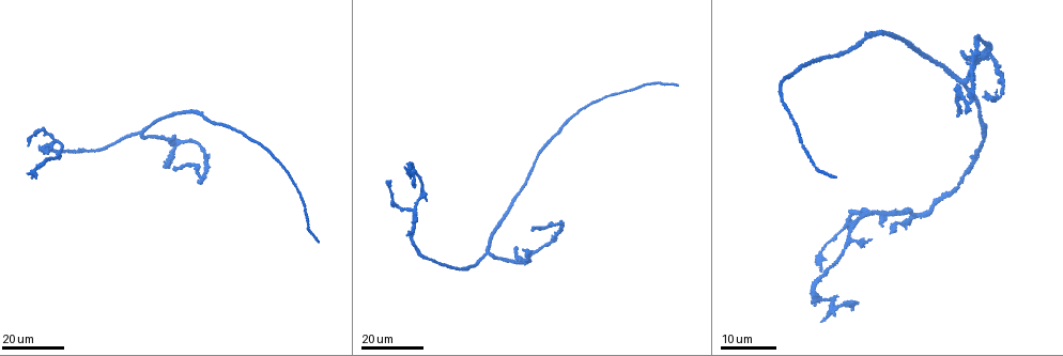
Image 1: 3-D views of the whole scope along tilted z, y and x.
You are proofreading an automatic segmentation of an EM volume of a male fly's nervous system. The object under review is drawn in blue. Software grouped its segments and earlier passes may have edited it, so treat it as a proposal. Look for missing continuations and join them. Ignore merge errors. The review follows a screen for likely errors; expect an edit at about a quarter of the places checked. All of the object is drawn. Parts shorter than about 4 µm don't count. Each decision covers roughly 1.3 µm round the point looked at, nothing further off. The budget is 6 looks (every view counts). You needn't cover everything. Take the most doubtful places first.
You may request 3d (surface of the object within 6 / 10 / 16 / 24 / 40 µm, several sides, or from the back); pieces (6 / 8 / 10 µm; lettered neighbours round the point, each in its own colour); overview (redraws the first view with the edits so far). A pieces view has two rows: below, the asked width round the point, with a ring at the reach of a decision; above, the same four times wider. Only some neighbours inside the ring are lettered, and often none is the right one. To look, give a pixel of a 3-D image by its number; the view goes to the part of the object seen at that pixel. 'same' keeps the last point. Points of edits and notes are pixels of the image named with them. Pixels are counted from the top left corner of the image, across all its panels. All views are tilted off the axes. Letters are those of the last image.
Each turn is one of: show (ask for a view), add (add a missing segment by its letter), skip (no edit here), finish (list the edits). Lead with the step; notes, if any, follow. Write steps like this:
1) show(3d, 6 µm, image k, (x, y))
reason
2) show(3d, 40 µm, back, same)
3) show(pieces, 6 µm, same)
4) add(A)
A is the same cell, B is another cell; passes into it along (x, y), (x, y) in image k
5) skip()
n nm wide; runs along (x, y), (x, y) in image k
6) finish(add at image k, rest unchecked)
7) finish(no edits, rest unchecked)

show(3d, 24 µm, image 1, (414, 184))
branch stops here

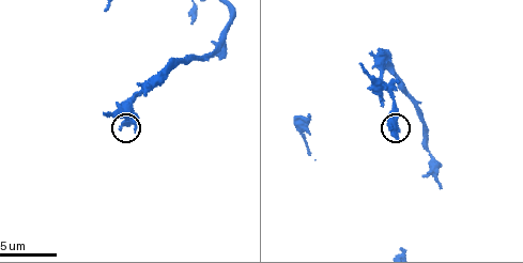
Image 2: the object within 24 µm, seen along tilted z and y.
show(pieces, 6 µm, image 2, (394, 136))

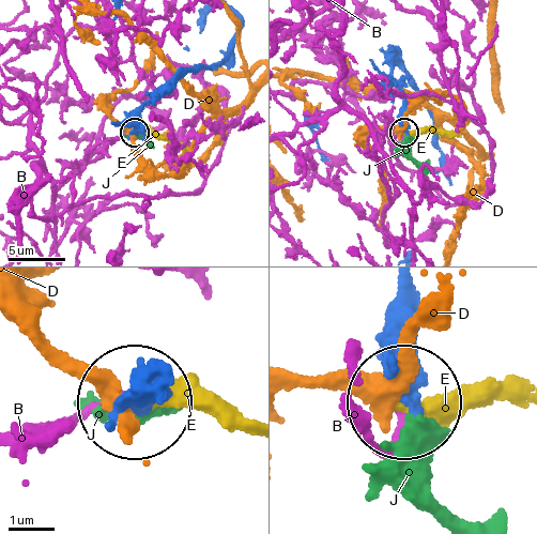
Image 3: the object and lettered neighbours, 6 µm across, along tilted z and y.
skip()
B, D, E and J are other cells; runs along (399, 287), (409, 396) in image 3; no lettered segment goes on from it

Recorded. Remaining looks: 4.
show(3d, 16 µm, image 1, (317, 242))
an open end

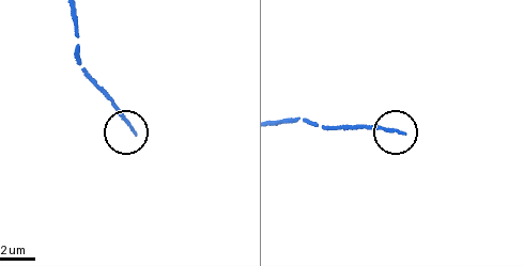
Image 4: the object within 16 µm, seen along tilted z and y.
show(pieces, 6 µm, image 4, (402, 133))
see the neighbours

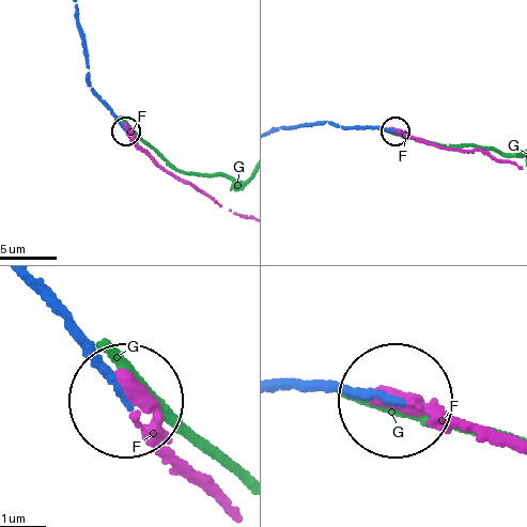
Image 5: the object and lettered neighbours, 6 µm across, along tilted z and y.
add(F)
F is the same cell, G is another cell; passes into it along (101, 95), (158, 165), (241, 215) in image 5; the cell continues

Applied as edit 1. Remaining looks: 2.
finish(add at image 5, rest unchecked)

